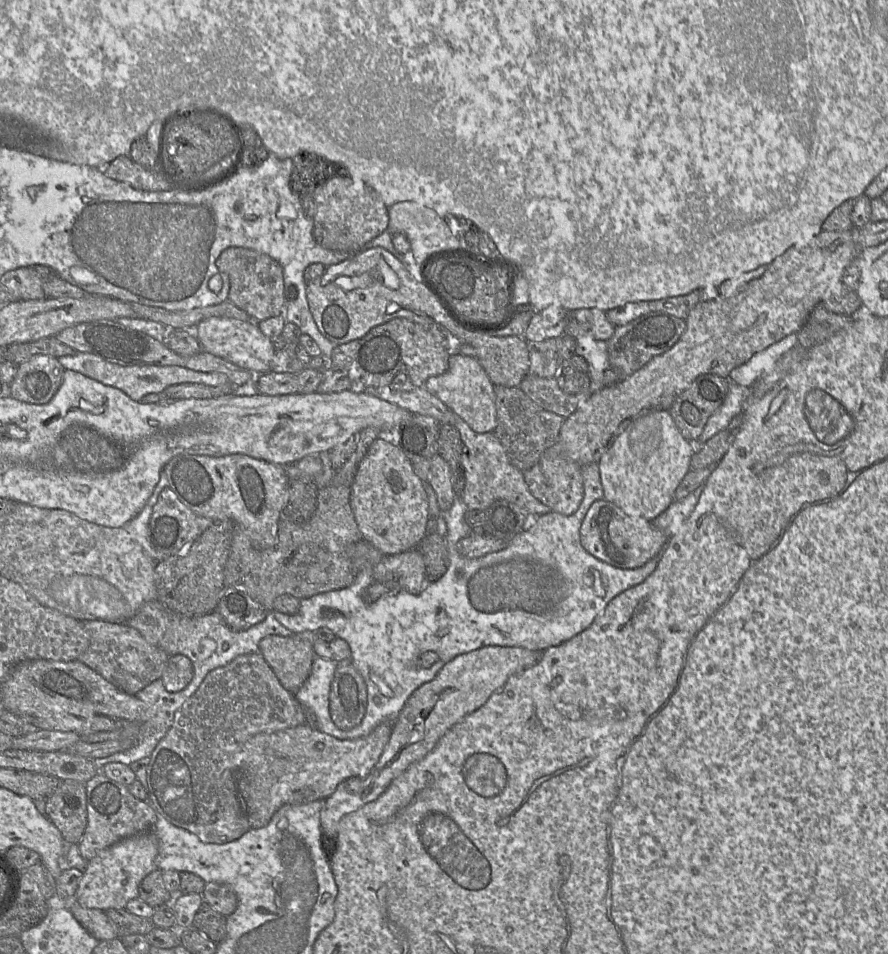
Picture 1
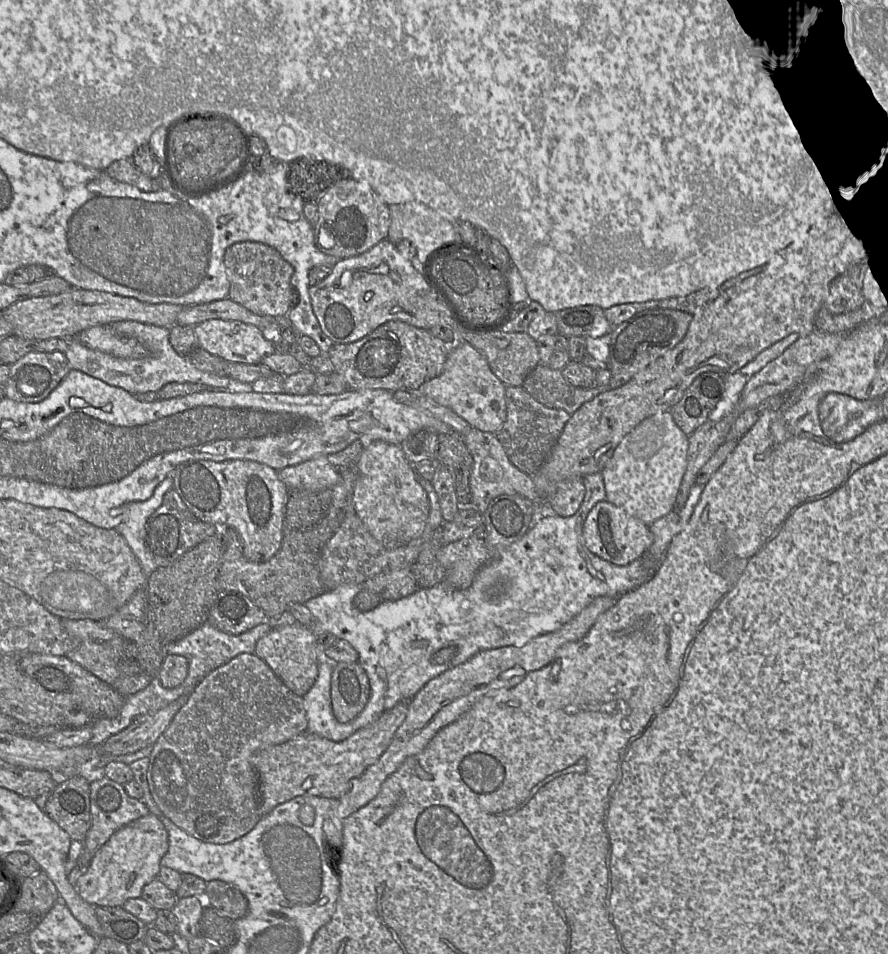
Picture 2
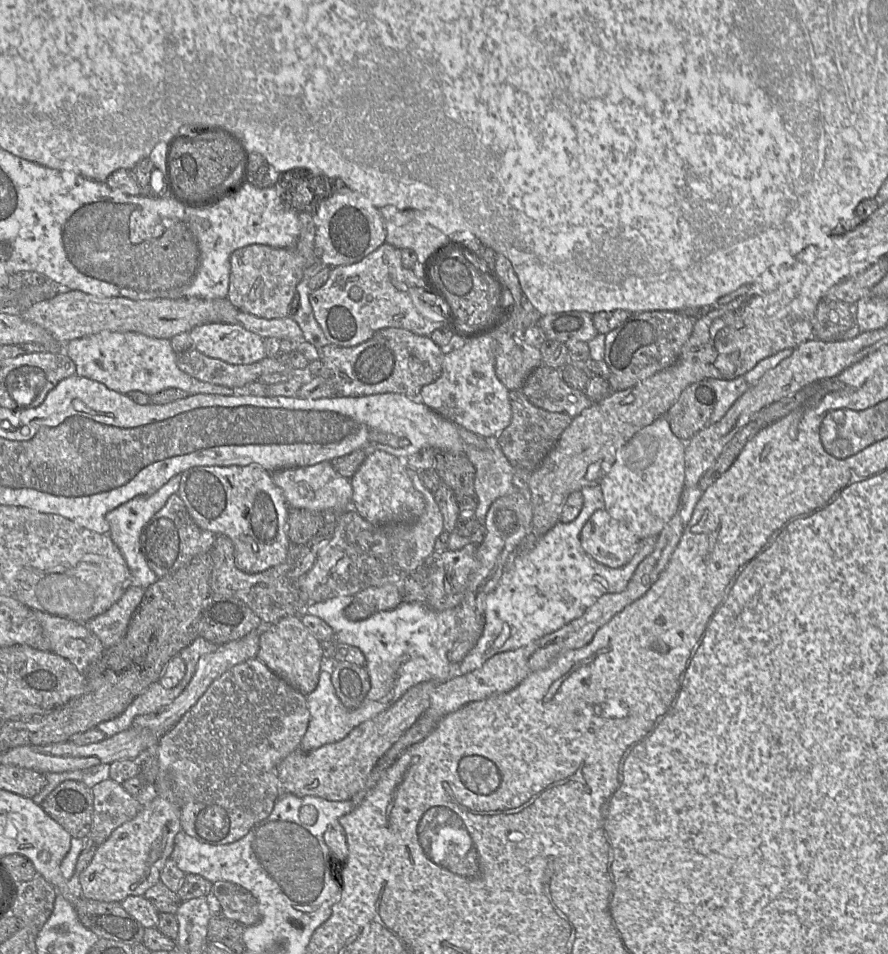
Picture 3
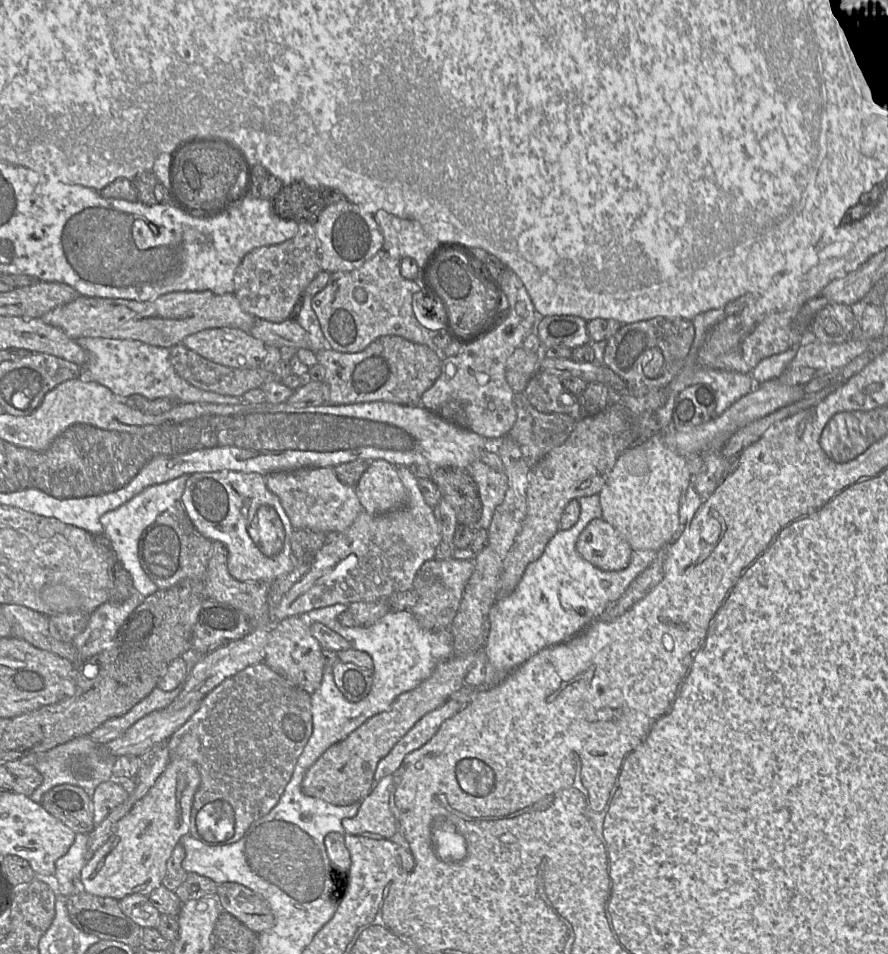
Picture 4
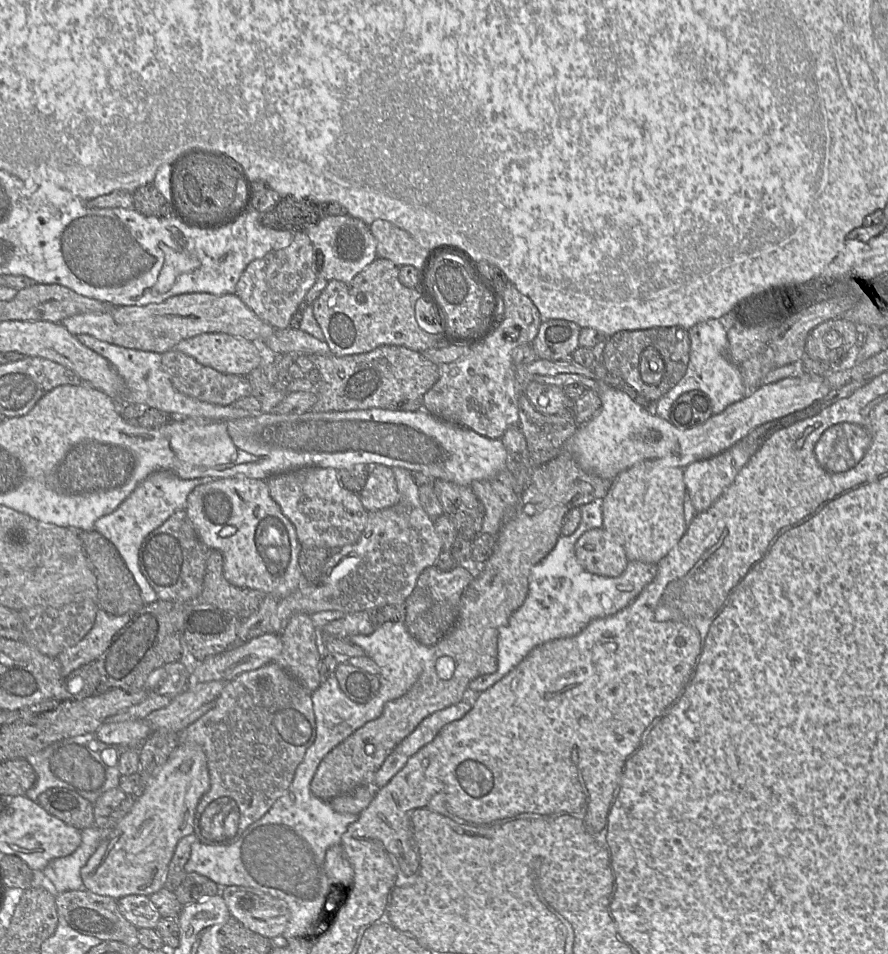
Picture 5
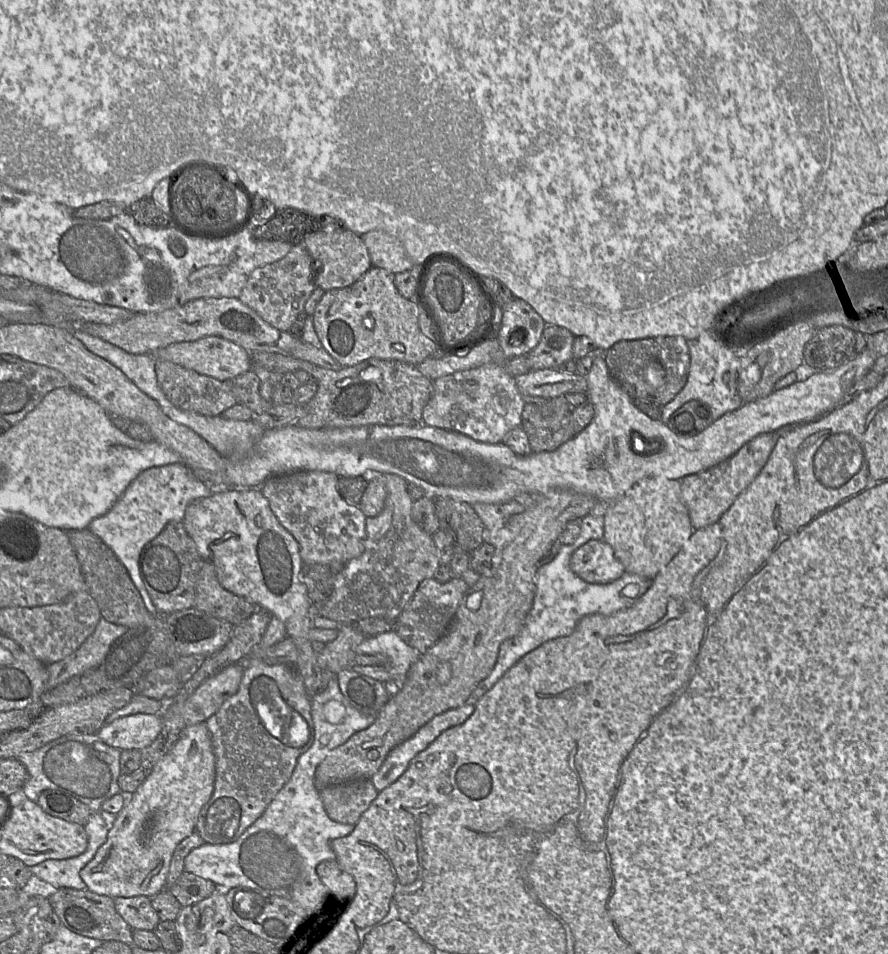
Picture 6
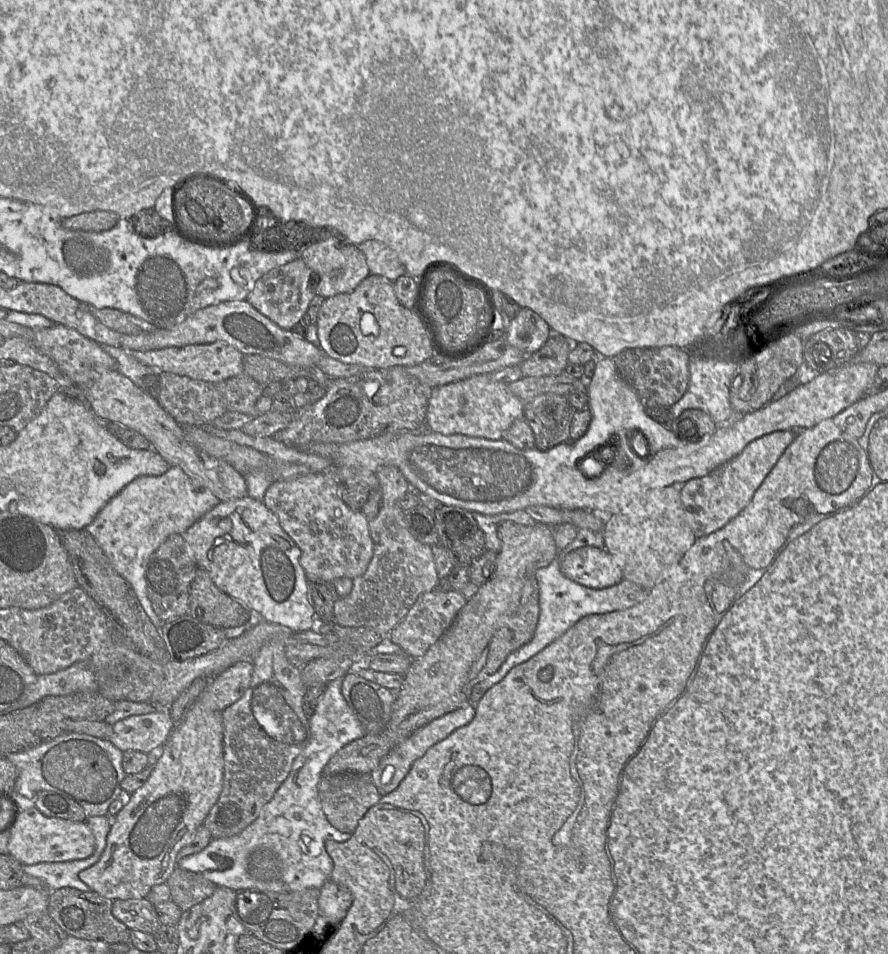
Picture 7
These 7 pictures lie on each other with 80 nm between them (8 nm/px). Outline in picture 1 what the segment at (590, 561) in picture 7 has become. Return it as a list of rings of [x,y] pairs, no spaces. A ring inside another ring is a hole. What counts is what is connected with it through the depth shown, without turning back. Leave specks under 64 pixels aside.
[[[604,498],[596,500],[587,511],[580,528],[584,548],[611,565],[637,568],[662,553],[668,538],[654,524],[642,516],[631,516],[615,503]]]

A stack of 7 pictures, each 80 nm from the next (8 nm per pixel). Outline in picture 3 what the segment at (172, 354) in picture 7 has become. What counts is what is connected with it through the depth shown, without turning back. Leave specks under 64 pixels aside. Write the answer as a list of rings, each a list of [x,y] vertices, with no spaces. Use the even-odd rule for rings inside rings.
[[[209,323],[190,331],[193,348],[233,365],[249,365],[266,357],[264,339],[239,324]]]

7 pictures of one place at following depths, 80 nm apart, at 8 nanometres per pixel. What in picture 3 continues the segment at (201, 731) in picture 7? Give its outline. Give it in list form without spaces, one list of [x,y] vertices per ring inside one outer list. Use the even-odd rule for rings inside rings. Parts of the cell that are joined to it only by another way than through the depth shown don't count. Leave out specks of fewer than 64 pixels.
[[[156,795],[148,805],[144,805],[143,809],[136,815],[135,818],[115,829],[108,837],[108,839],[105,842],[103,842],[100,846],[98,846],[91,862],[79,875],[79,881],[82,888],[82,896],[88,899],[103,902],[122,902],[128,896],[143,896],[147,889],[149,889],[158,881],[160,881],[160,873],[165,865],[166,860],[170,857],[174,849],[175,837],[182,830],[180,817],[181,810],[176,803]]]

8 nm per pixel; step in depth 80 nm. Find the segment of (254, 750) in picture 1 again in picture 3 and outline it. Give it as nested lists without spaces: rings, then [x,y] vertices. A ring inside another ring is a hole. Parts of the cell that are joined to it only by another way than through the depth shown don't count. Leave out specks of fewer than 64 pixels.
[[[424,682],[412,687],[391,707],[353,729],[339,742],[309,752],[299,749],[287,756],[278,766],[281,796],[315,796],[329,801],[353,799],[364,788],[380,758],[428,710],[438,683],[442,682]]]

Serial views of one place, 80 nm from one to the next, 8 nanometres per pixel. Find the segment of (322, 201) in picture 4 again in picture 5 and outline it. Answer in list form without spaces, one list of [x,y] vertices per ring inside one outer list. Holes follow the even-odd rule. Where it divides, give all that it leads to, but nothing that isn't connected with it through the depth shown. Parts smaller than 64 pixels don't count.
[[[282,197],[275,207],[261,213],[261,222],[269,228],[296,233],[306,230],[324,218],[323,208],[327,205],[330,204],[317,204],[307,199]]]

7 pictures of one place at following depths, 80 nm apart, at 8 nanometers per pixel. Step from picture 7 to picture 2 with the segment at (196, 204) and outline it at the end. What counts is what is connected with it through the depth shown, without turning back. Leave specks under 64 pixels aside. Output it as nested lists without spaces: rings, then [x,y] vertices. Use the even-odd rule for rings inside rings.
[[[190,117],[173,124],[169,129],[166,171],[180,191],[186,195],[197,195],[226,184],[243,172],[247,159],[248,137],[227,118]]]

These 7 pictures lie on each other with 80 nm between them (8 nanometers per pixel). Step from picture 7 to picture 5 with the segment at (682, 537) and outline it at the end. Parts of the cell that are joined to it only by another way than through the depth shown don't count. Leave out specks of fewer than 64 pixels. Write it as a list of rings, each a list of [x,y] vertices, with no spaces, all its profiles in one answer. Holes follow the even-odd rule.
[[[662,460],[642,461],[612,480],[602,499],[603,528],[622,545],[629,561],[658,564],[679,543],[688,528],[684,513],[686,492],[684,468],[669,466]]]

